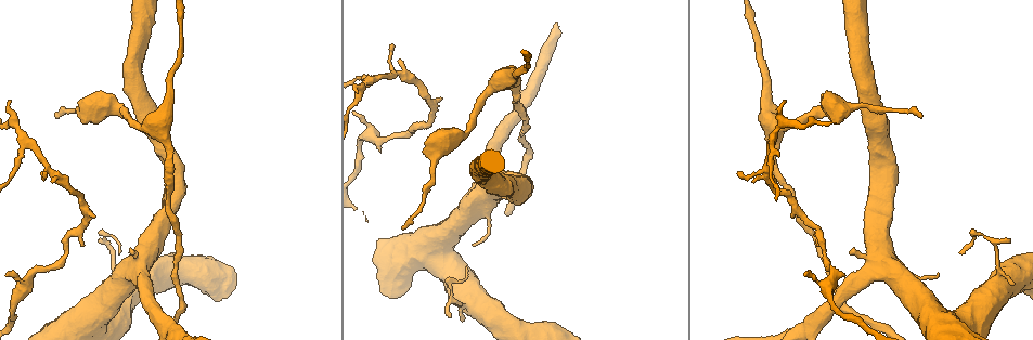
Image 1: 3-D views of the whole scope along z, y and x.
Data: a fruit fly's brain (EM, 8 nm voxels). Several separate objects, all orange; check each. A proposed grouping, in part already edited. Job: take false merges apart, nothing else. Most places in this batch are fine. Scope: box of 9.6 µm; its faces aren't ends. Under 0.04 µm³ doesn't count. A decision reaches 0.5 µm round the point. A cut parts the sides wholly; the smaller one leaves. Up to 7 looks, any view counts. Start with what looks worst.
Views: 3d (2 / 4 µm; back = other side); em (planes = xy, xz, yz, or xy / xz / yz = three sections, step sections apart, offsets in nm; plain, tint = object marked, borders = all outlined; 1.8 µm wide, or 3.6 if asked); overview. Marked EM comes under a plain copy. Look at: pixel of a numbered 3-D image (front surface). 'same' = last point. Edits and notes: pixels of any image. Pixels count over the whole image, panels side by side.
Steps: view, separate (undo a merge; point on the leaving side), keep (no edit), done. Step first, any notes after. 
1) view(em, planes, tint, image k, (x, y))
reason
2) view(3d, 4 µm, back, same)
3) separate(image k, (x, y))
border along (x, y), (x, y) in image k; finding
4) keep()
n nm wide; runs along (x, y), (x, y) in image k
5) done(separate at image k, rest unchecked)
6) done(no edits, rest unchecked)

view(3d, 2 µm, image 1, (773, 143))
three-way junction

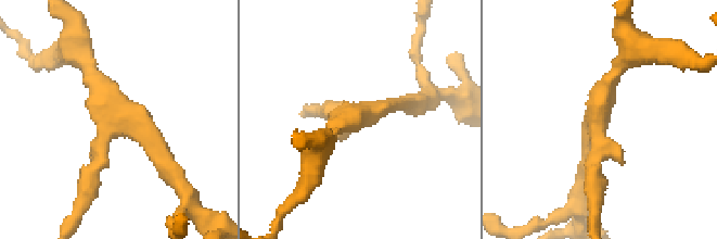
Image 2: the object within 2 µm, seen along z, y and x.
view(em, xz, step 4, tint, image 2, (596, 116))
3 arms

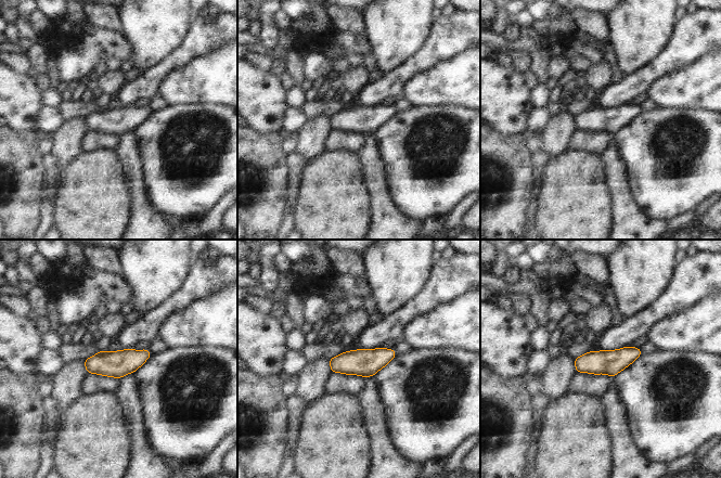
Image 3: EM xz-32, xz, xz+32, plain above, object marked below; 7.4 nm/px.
view(em, xy, step 8, tint, same)
another direction

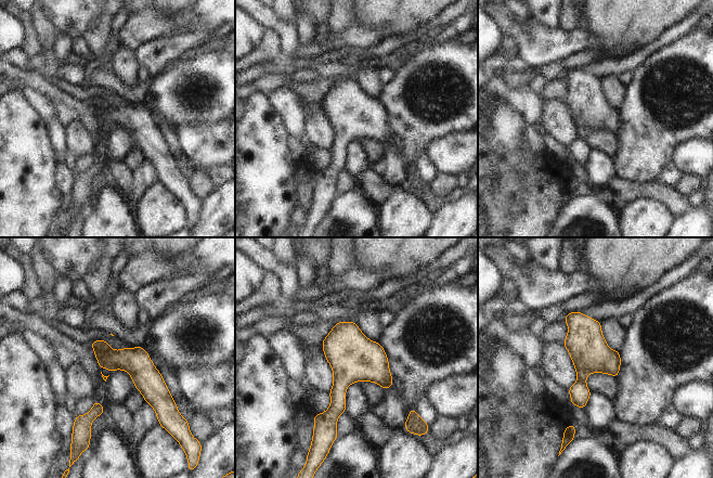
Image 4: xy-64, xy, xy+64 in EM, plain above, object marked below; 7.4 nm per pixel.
keep()
continuous, no second neuron

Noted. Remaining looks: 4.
view(em, 3.6 µm, yz, step 16, tint, image 1, (829, 298))
thick turns thin

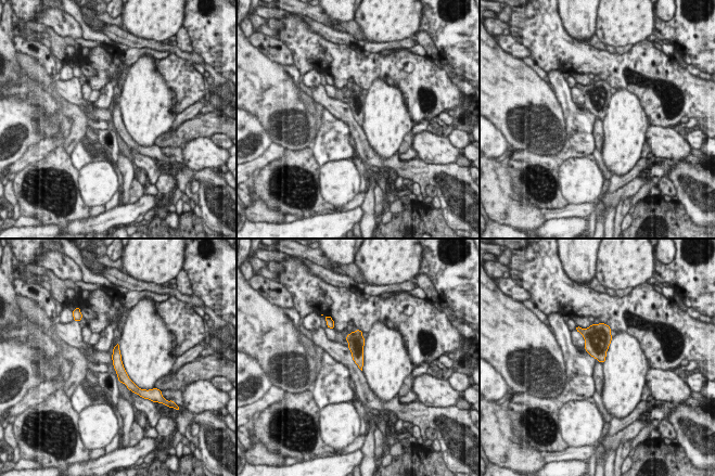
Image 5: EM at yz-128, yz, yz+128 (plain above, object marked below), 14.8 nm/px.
view(em, 3.6 µm, planes, tint, same)

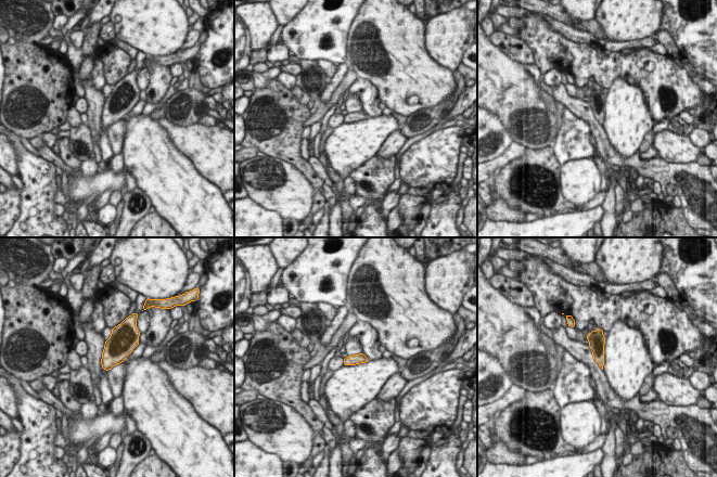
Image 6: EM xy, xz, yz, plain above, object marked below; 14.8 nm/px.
keep()
one neuron here

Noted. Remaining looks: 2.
view(3d, 4 µm, image 1, (142, 258))
side arm on a straight run

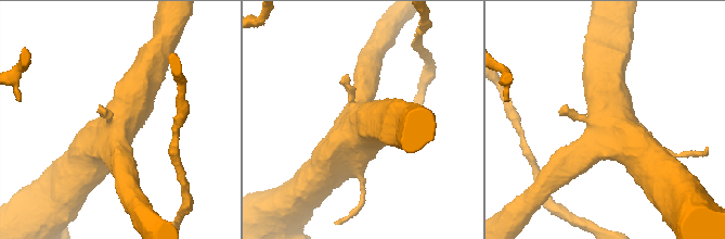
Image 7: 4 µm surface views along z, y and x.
view(em, 3.6 µm, planes, tint, image 7, (614, 123))
need the tissue

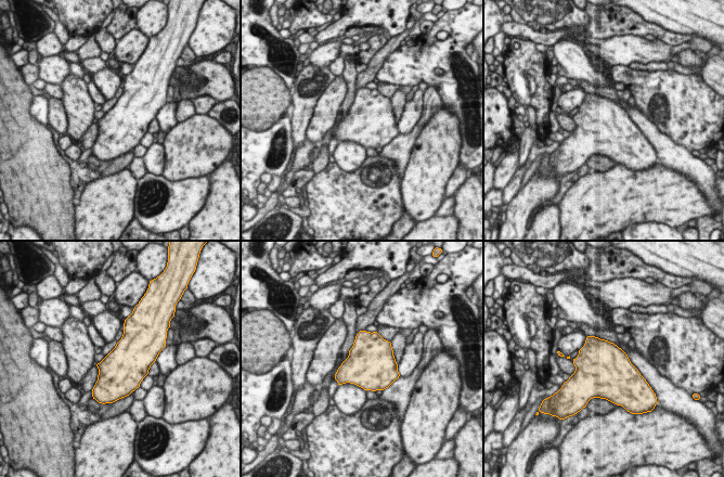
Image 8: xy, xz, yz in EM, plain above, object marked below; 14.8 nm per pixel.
keep()
650 nm wide; all the same neuron

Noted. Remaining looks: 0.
done(no edits, rest unchecked)

